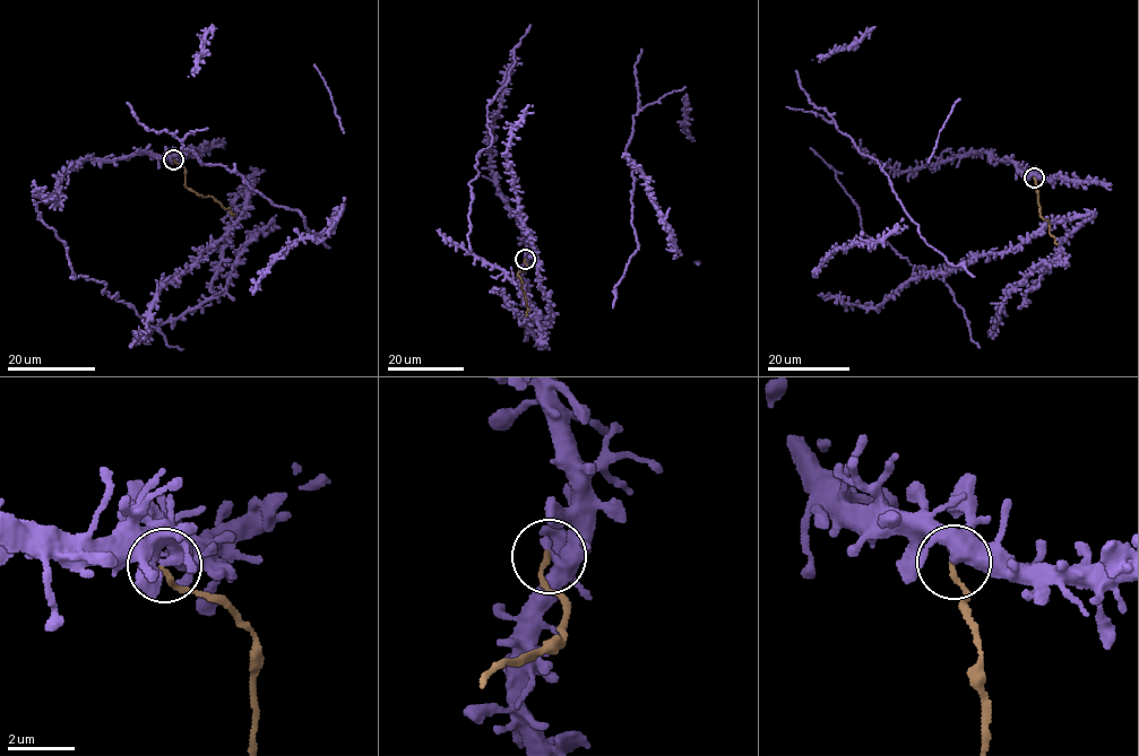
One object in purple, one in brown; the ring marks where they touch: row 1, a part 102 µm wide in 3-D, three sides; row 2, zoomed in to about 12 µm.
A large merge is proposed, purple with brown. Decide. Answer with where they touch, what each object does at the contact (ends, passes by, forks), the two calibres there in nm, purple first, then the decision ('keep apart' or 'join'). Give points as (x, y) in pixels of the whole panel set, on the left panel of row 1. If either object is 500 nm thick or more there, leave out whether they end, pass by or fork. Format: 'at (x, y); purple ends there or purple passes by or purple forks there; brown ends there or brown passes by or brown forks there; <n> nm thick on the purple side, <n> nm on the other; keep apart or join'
at (173, 159); purple forks there; brown ends there; 320 nm thick on the purple side, 120 nm on the other; keep apart

